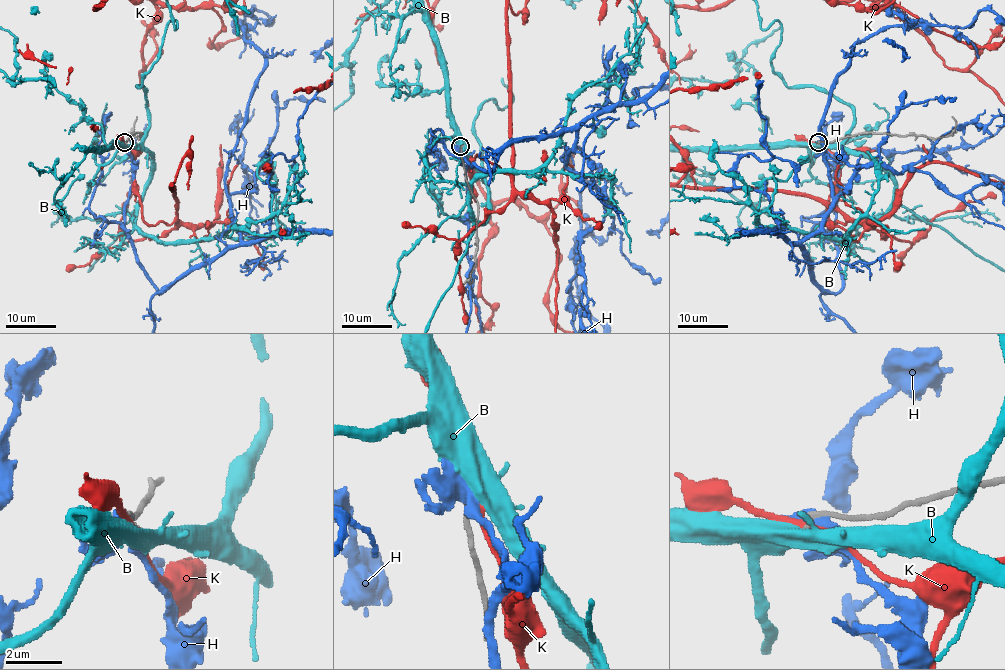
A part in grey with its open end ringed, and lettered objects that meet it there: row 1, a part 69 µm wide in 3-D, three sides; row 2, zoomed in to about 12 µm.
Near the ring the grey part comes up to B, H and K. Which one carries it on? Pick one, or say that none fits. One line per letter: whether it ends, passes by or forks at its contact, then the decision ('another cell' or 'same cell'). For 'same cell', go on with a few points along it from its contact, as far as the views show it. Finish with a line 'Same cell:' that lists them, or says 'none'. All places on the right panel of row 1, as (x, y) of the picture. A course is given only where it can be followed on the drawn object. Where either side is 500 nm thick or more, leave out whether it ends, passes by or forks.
B: another cell
H: it forks; another cell
K: it passes by; another cell
Same cell: none

